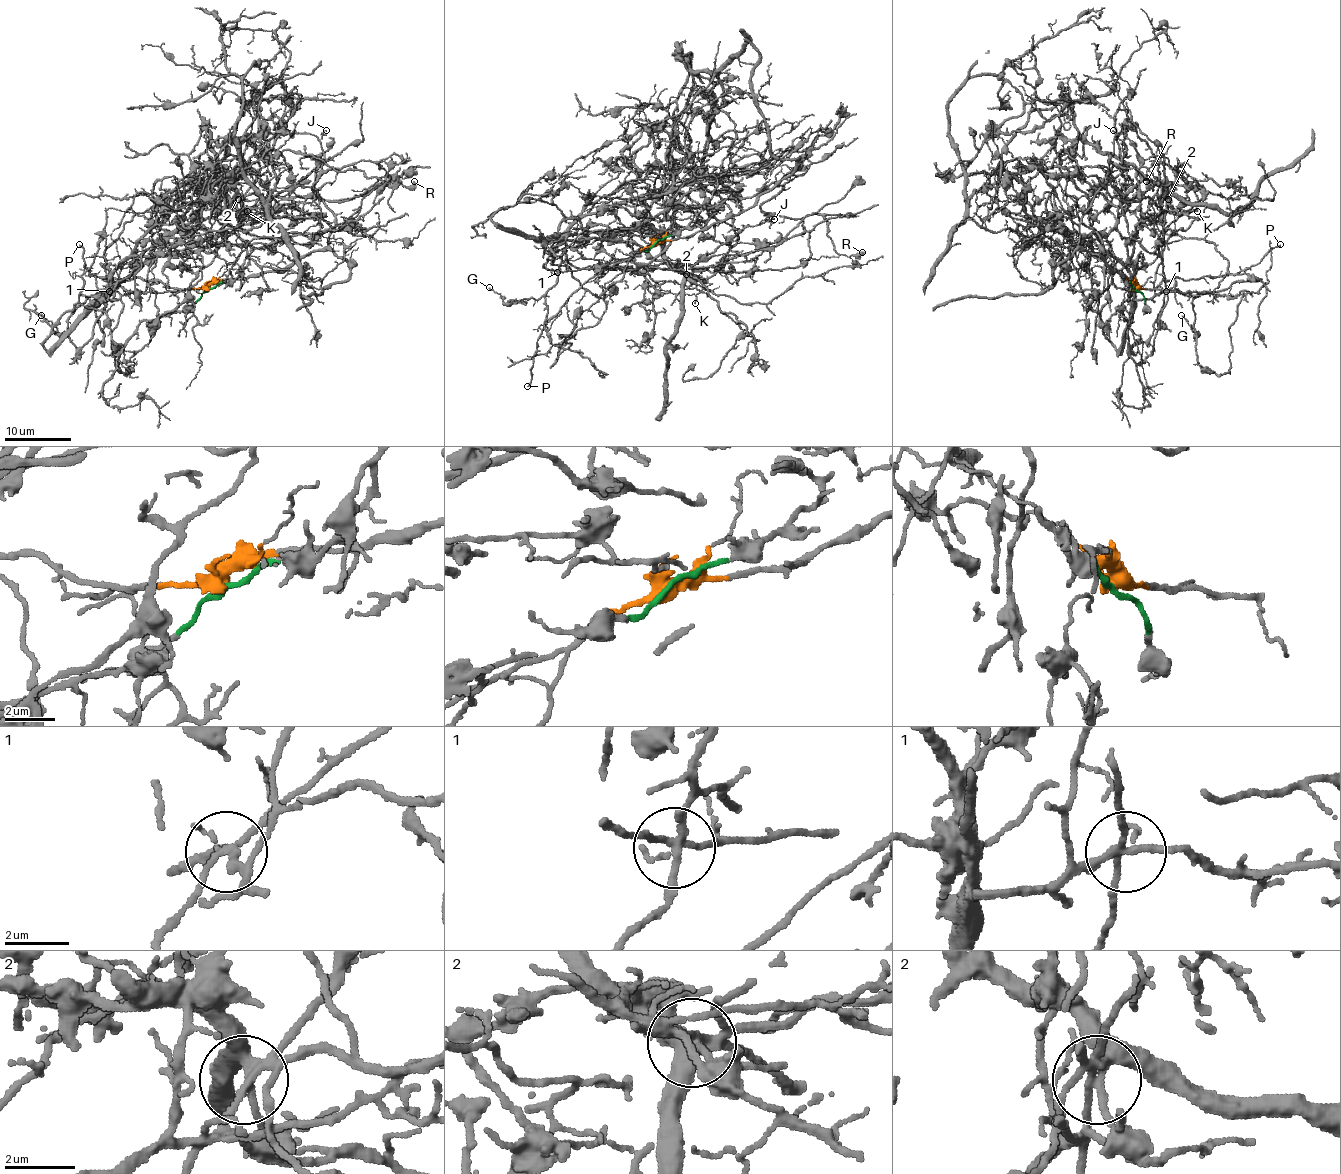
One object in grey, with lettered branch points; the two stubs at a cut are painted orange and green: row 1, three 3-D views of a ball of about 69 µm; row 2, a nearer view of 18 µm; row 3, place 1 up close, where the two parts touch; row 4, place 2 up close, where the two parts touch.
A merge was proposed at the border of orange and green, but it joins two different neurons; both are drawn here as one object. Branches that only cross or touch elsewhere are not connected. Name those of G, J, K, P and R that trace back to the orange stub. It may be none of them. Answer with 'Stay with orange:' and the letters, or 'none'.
Stay with orange: J, P, R

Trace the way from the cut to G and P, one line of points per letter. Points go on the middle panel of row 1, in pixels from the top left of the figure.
G: (656, 242), (701, 210), (669, 203), (606, 239), (554, 240), (557, 280), (536, 299), (489, 287)
P: (656, 242), (589, 277), (571, 295), (546, 324), (537, 340), (527, 385)

